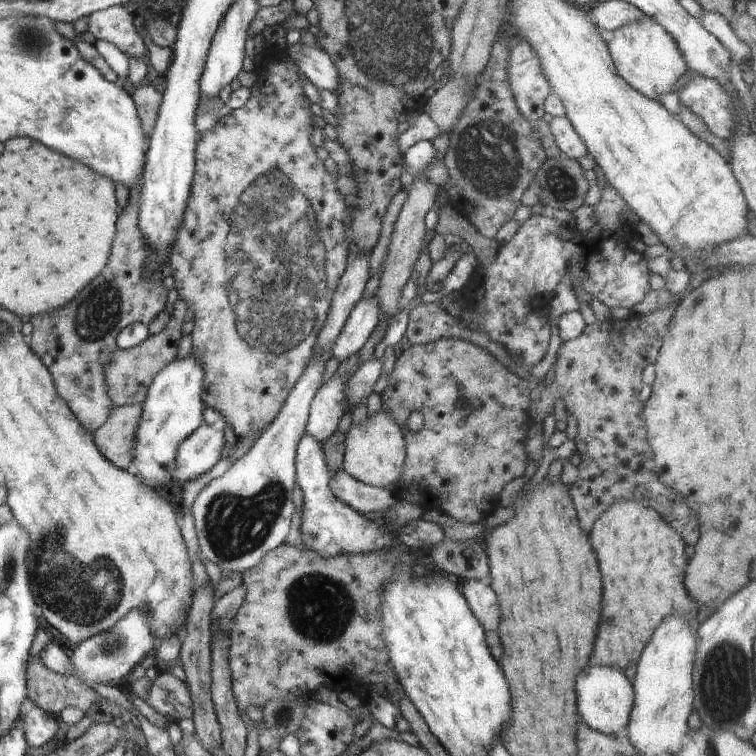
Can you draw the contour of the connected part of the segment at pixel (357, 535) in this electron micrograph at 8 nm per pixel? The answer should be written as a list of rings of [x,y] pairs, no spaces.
[[[306,433],[297,445],[295,482],[304,493],[301,536],[307,548],[321,556],[334,557],[342,553],[370,553],[397,547],[400,540],[396,535],[378,528],[376,523],[362,518],[360,513],[337,500],[329,488],[331,478],[321,443]]]

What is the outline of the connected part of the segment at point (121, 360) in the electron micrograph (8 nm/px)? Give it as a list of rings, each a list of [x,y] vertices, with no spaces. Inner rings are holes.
[[[179,296],[174,304],[174,312],[172,312],[170,322],[164,330],[154,334],[154,336],[149,335],[139,346],[130,349],[118,347],[113,353],[113,358],[105,367],[105,390],[113,407],[143,404],[145,402],[148,388],[157,373],[178,356],[186,312],[187,305]]]

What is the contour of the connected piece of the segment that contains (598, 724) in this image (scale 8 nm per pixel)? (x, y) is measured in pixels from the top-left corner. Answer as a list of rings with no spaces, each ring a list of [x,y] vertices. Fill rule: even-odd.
[[[588,666],[576,676],[576,698],[578,712],[586,725],[604,735],[614,735],[628,740],[629,717],[634,707],[635,695],[633,684],[625,676],[625,672],[617,667]]]

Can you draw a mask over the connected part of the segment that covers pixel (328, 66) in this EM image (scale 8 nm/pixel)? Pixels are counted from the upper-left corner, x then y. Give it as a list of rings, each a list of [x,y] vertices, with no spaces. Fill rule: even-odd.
[[[303,43],[286,48],[286,54],[293,55],[301,72],[320,91],[339,94],[339,73],[323,49],[311,48]]]

